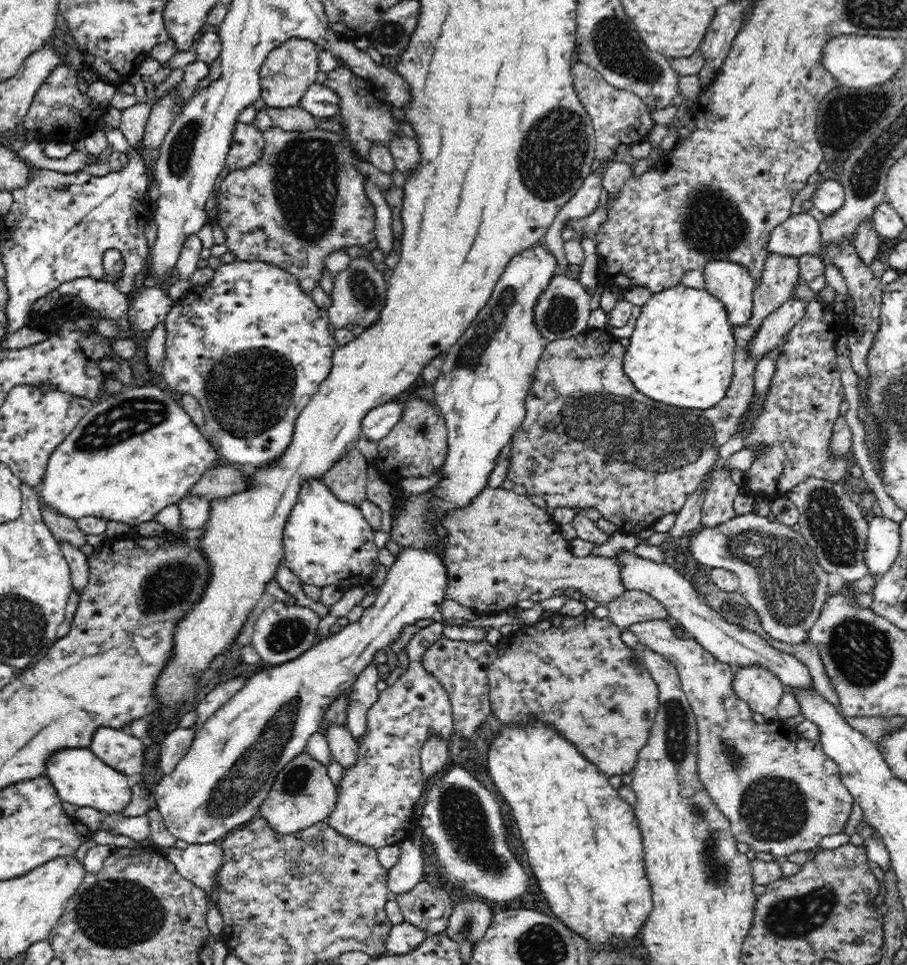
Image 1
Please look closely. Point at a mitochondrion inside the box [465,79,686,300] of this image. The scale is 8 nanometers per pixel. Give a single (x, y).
(553, 152)

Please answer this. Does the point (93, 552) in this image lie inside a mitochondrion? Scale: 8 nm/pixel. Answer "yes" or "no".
no

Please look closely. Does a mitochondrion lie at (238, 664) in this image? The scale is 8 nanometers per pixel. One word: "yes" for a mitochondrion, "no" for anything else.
no

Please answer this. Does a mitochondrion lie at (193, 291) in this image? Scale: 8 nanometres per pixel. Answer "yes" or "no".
no

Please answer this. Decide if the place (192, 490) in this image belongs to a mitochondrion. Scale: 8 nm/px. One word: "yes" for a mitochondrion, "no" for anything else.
no

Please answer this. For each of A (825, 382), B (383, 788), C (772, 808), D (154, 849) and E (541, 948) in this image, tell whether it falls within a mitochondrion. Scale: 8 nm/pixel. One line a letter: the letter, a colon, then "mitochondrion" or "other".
A: other
B: other
C: mitochondrion
D: other
E: mitochondrion

